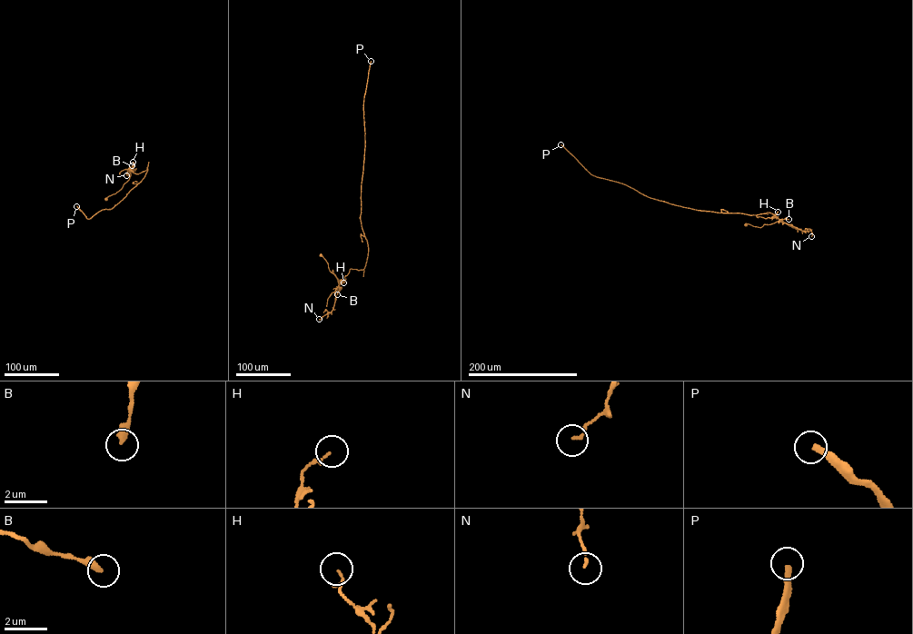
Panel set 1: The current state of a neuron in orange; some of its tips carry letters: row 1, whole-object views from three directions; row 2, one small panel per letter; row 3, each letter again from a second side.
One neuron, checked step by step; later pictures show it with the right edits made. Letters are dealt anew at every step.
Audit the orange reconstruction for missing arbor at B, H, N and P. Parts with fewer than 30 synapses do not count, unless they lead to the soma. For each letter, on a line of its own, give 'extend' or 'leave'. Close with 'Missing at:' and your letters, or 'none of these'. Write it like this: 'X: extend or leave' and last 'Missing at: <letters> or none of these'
B: leave
H: leave
N: leave
P: extend
Missing at: P

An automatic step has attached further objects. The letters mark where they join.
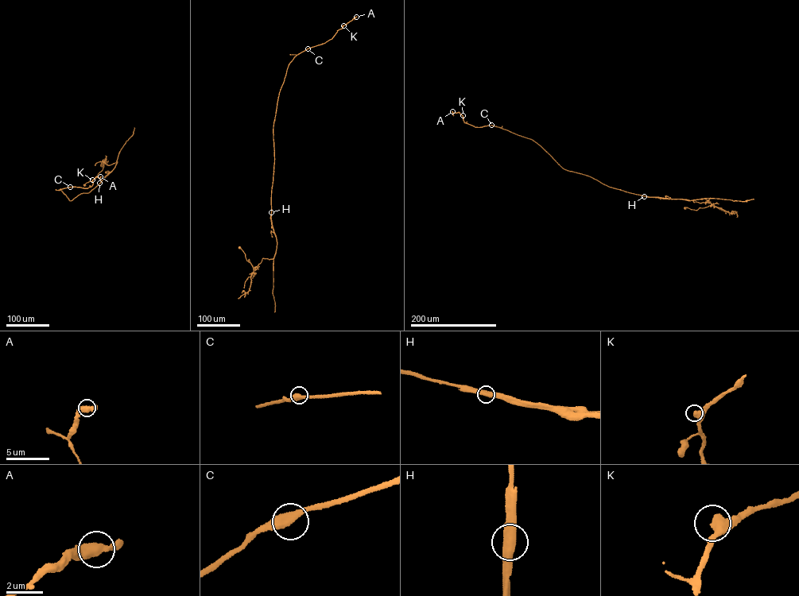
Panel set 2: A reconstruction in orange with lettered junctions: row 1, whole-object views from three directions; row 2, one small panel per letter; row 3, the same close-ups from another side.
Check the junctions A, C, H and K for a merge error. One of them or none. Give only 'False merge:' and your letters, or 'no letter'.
False merge: H

